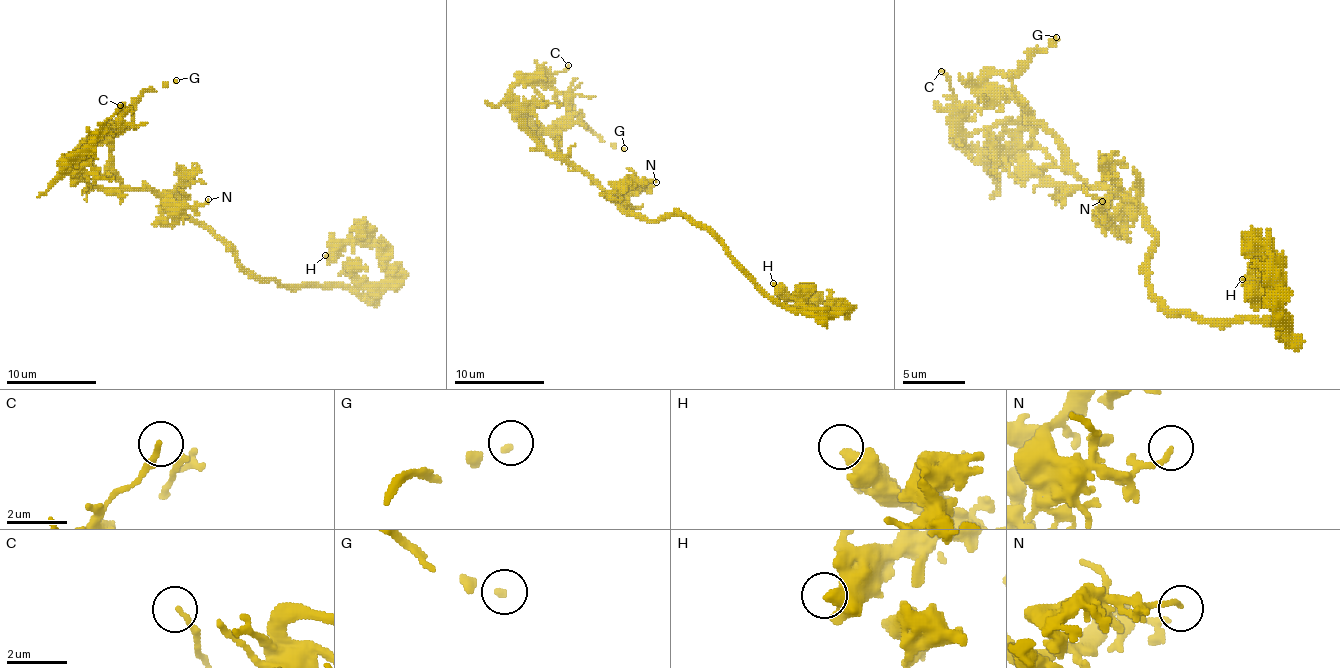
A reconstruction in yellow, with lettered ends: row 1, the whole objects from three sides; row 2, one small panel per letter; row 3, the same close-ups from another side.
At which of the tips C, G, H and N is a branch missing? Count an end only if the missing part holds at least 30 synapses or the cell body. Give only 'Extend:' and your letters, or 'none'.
Extend: G

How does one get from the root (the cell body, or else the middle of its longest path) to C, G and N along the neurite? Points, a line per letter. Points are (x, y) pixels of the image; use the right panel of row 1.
C: (1149, 263), (1155, 235), (1136, 207), (1090, 189), (1068, 152), (1006, 92), (972, 108), (941, 71)
G: (1149, 263), (1155, 235), (1146, 217), (1108, 189), (1090, 189), (1015, 92), (1015, 71), (1056, 37)
N: (1149, 263), (1149, 254), (1155, 248), (1152, 226), (1139, 214), (1127, 211), (1105, 217), (1099, 204), (1102, 201)

